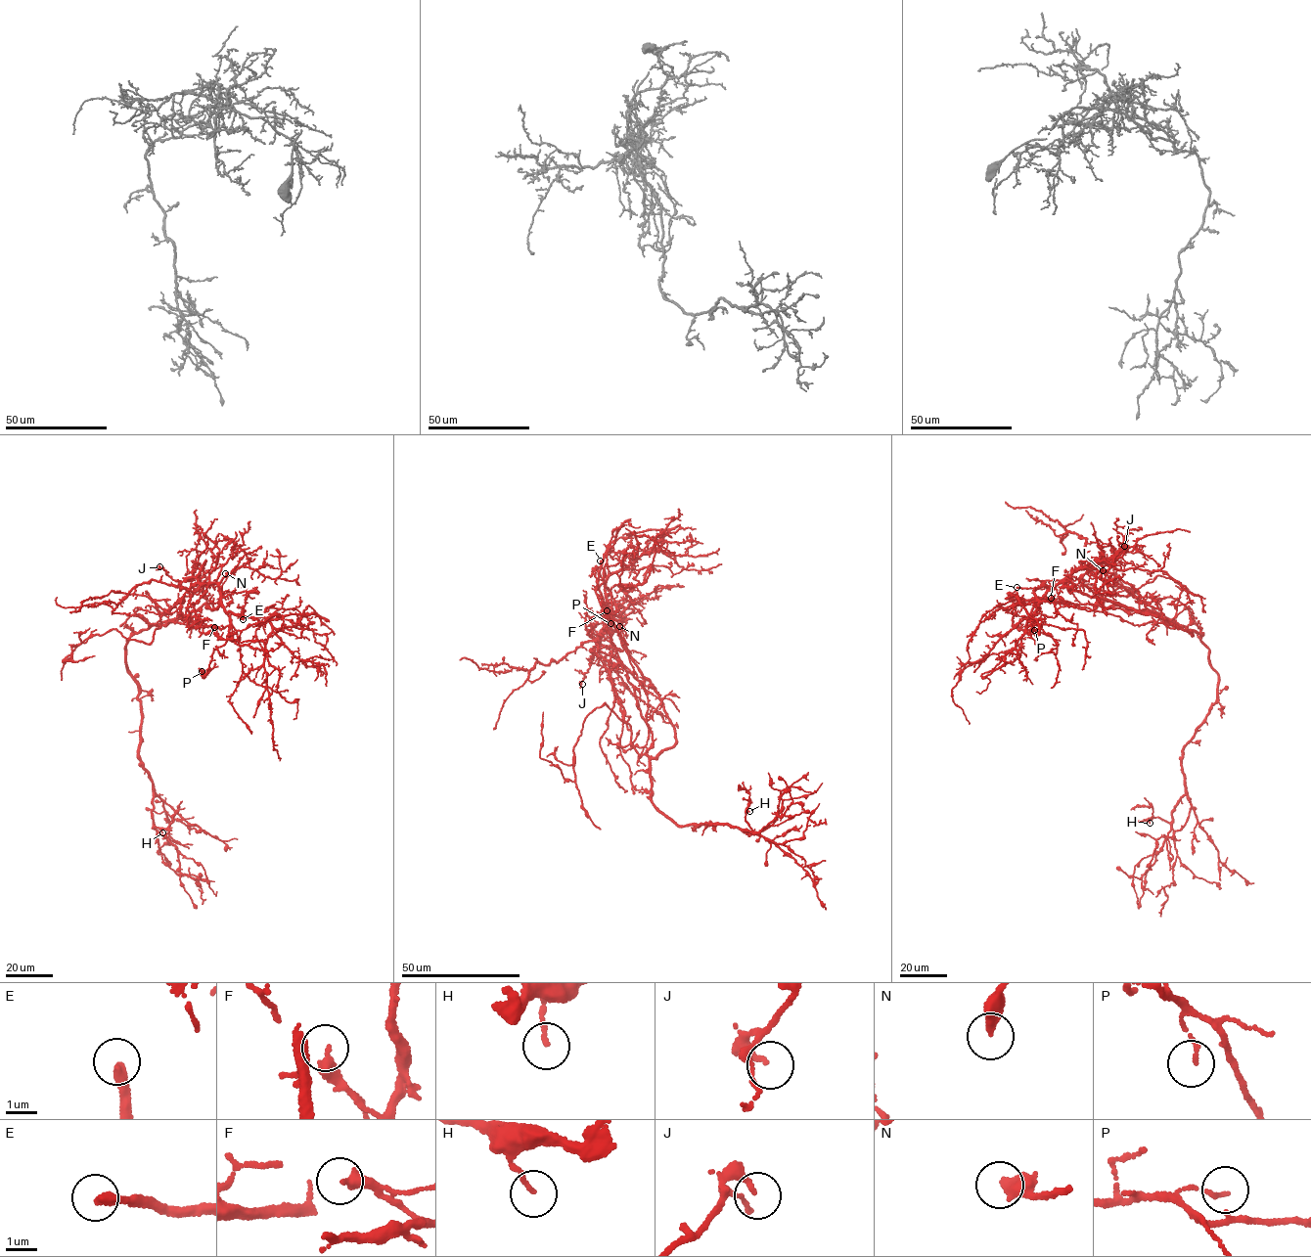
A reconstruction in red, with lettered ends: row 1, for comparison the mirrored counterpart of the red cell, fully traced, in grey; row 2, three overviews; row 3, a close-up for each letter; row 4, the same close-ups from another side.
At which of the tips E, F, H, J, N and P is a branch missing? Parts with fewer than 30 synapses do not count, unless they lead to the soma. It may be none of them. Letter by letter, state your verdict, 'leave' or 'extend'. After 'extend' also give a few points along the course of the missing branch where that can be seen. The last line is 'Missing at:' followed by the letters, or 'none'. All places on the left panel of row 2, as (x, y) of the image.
E: extend | (243, 619), (256, 644), (255, 677), (261, 705), (256, 710), (247, 701)
F: leave
H: leave
J: leave
N: leave
P: leave
Missing at: E

